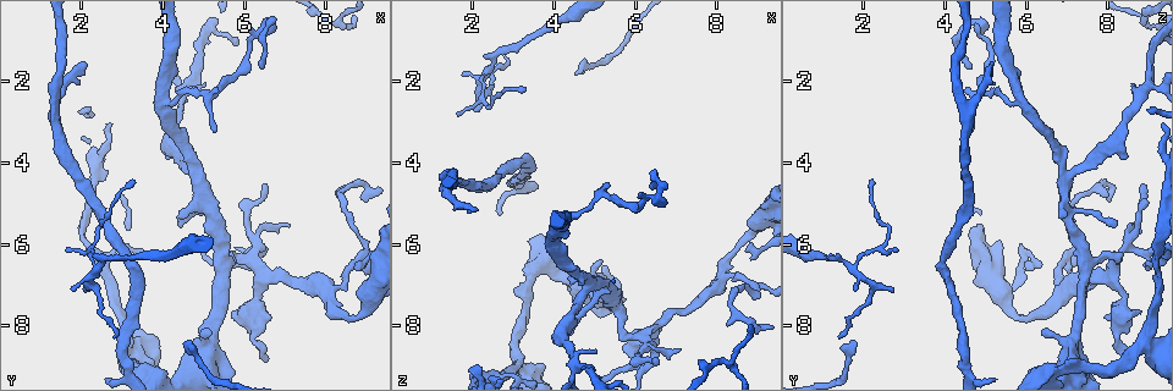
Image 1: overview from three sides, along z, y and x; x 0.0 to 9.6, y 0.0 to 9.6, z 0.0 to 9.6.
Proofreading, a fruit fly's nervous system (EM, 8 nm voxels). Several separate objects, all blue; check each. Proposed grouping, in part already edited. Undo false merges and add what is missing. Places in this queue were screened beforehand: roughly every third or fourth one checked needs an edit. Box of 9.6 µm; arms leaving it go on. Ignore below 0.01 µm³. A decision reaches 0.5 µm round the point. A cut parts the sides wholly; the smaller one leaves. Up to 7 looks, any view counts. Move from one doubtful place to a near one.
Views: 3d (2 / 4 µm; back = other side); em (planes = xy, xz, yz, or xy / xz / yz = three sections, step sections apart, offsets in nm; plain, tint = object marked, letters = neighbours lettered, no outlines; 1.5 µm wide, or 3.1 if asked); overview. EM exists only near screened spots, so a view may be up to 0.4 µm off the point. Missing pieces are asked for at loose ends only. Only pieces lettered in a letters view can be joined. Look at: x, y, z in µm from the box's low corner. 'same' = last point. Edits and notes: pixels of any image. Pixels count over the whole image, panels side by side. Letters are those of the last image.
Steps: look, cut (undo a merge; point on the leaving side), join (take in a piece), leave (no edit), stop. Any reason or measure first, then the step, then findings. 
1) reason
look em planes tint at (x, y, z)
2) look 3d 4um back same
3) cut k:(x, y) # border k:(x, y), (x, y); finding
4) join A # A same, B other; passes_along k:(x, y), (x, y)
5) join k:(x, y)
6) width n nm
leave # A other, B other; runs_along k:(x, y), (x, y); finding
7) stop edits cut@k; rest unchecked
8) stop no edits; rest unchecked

an open end
look 3d 2um at (5.25, 3.20, 4.70)

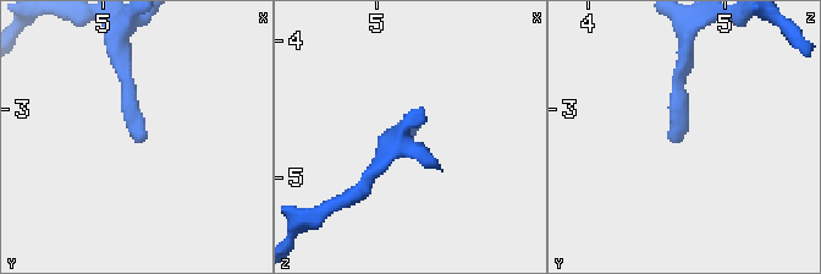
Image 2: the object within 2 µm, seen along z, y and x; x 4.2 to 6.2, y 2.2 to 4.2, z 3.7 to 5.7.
now the EM
look em xy step 8 tint at (5.30, 3.22, 4.64)

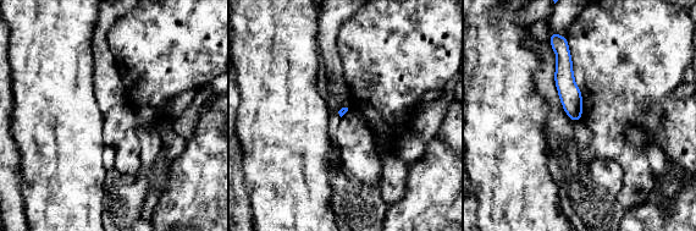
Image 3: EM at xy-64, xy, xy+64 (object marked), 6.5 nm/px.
cut it another way
look em planes letters same

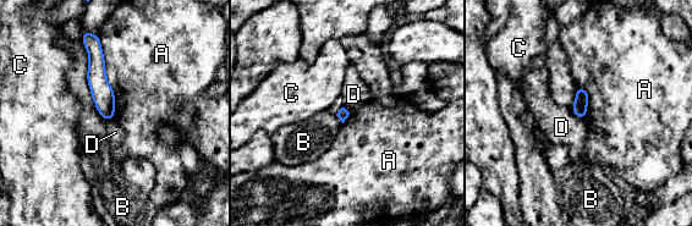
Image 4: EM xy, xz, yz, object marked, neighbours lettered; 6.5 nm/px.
leave # A other, B other, C other, D other; runs_along 4:(94, 44), (97, 81), (108, 116); none of them fits

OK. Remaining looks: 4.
four-way junction
look em xy step 8 tint at (6.00, 6.35, 8.25)

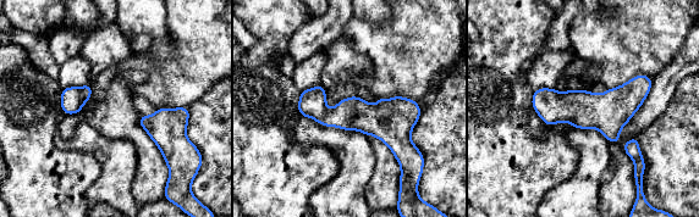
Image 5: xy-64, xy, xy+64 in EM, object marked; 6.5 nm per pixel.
look em planes tint same

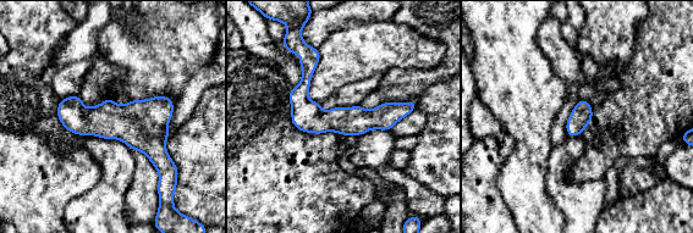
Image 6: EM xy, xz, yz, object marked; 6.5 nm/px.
look em planes letters same

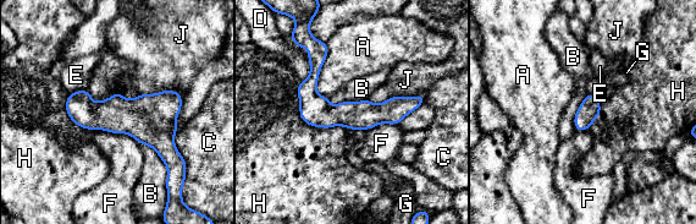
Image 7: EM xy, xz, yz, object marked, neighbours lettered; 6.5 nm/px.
leave # A other, B other, C other, D other, E other, F other, G other, H other, J other; runs_along 7:(322, 52), (311, 96), (329, 113), (421, 99); all the same cell

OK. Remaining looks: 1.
look em planes letters at (4.55, 2.10, 8.90)

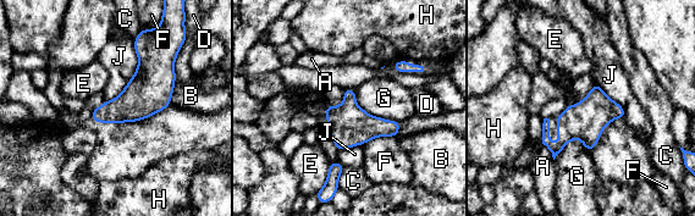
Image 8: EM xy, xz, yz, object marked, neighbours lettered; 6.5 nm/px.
leave # A other, B other, C other, D other, E other, F other, G other, H other, J other; border 8:(354, 89), (370, 115), (400, 122); one cell here

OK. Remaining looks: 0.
stop no edits; rest unchecked

